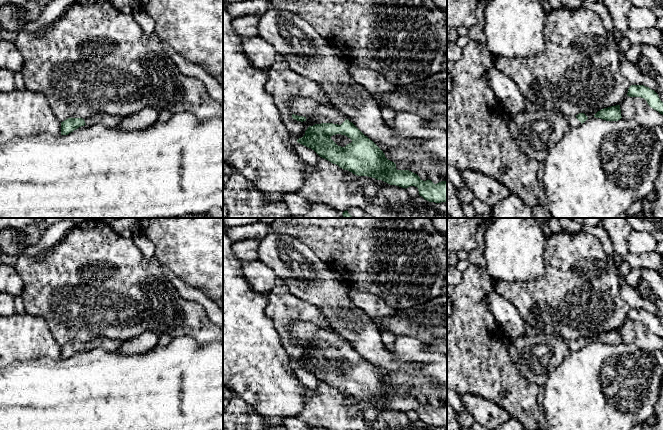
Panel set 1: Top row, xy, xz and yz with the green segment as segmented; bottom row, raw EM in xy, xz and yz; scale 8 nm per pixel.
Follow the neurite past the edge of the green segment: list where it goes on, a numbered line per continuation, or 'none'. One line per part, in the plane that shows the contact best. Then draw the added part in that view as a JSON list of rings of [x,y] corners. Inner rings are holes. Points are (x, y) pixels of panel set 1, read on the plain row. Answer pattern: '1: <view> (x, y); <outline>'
1: xz (301, 330); [[[295,321],[293,323],[292,338],[311,341],[316,348],[333,347],[341,349],[347,343],[334,331],[326,330],[304,321]]]

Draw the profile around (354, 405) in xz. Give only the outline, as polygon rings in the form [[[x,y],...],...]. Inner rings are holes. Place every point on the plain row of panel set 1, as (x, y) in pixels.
[[[344,393],[342,394],[345,397],[345,403],[349,407],[350,413],[353,415],[357,412],[362,412],[364,414],[365,410],[370,406],[372,406],[378,413],[390,409],[382,404],[377,404],[375,402],[368,401],[368,400],[357,400],[348,394],[344,394]]]

